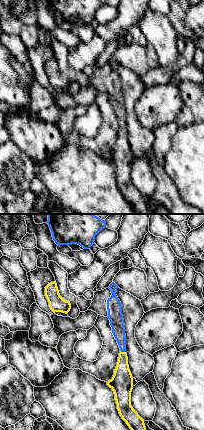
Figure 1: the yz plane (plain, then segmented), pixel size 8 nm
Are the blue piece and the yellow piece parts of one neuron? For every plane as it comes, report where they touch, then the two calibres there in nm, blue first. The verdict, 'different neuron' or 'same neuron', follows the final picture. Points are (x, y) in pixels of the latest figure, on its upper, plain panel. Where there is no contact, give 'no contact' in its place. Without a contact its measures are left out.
contact (123, 127); calibres 110 and 180 nm

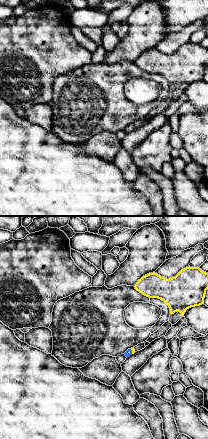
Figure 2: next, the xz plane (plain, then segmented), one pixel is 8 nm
contact (131, 127); calibres 50 and 30 nm

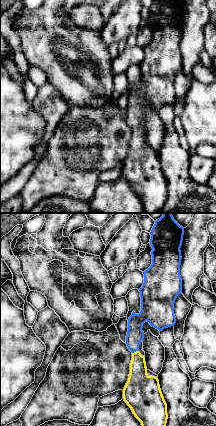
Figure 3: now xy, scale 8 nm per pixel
contact (135, 127); calibres 140 and 180 nm

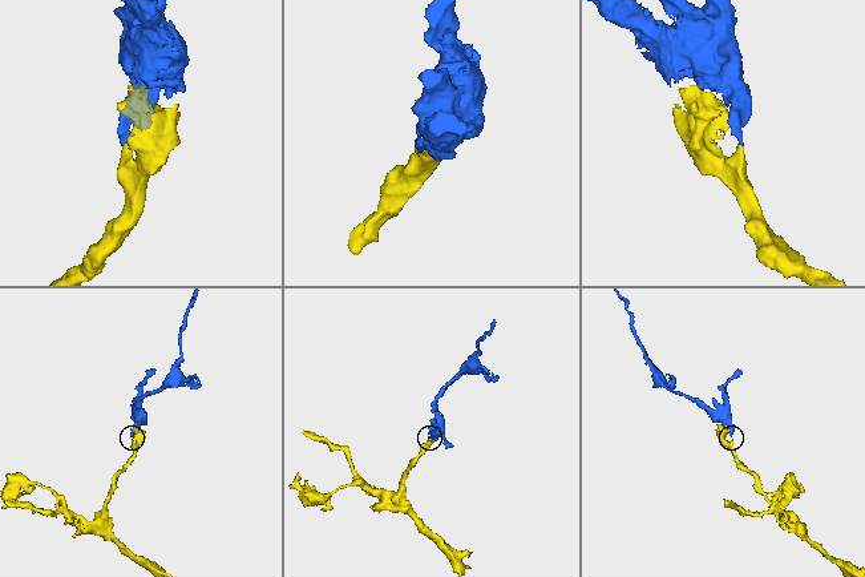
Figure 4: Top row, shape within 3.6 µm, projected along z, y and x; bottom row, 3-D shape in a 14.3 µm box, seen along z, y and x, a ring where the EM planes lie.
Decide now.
same neuron

